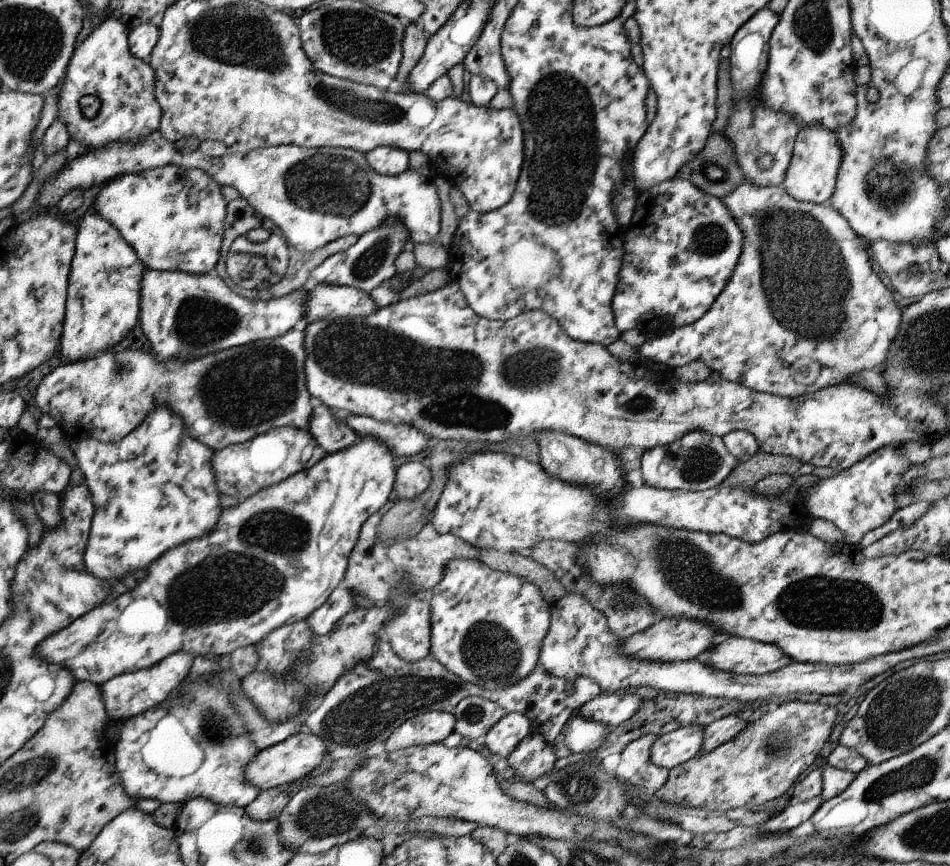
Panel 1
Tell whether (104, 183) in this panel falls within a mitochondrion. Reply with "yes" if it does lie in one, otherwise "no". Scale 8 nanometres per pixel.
no

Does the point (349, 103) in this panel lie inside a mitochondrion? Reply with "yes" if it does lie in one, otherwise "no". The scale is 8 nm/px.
yes

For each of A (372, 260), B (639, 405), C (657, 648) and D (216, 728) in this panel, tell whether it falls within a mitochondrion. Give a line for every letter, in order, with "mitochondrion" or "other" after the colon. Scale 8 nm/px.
A: mitochondrion
B: mitochondrion
C: other
D: mitochondrion

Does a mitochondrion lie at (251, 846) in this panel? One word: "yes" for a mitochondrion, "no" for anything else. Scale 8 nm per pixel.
yes

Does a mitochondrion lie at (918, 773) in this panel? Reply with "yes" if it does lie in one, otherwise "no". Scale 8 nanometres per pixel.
yes

